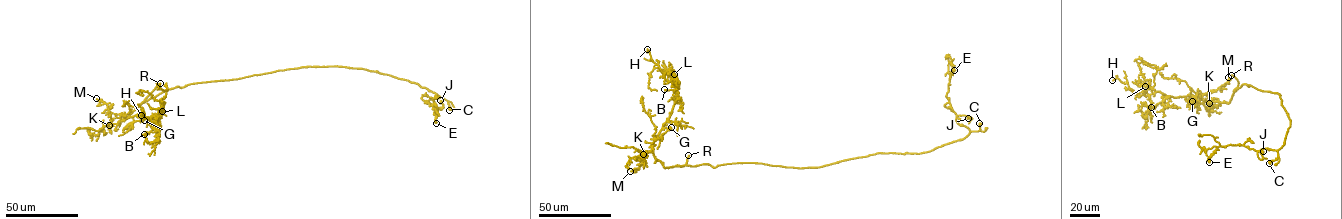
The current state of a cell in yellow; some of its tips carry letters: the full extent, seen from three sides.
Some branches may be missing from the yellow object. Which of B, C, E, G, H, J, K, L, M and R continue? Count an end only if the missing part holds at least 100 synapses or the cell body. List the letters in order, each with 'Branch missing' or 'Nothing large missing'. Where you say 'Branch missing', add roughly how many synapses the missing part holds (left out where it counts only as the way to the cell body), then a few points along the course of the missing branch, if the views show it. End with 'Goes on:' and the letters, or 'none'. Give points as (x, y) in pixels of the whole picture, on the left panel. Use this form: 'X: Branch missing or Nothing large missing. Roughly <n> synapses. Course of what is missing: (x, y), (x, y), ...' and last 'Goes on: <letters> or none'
B: Nothing large missing
C: Nothing large missing
E: Nothing large missing
G: Nothing large missing
H: Nothing large missing
J: Nothing large missing
K: Nothing large missing
L: Nothing large missing
M: Nothing large missing
R: Nothing large missing
Goes on: none

